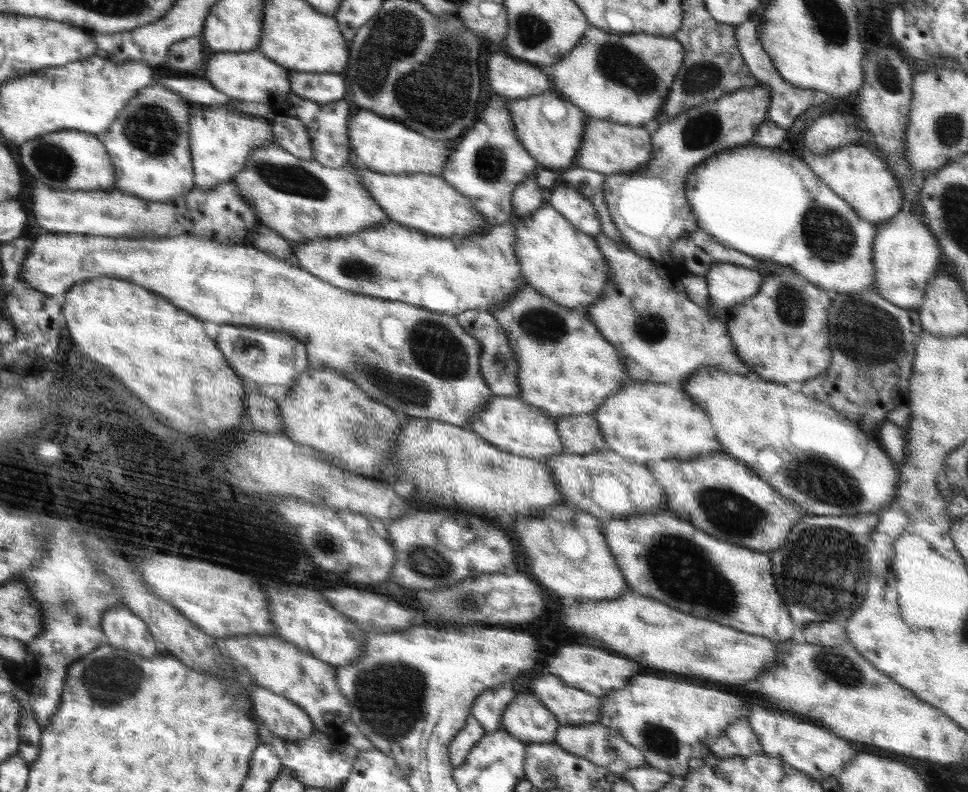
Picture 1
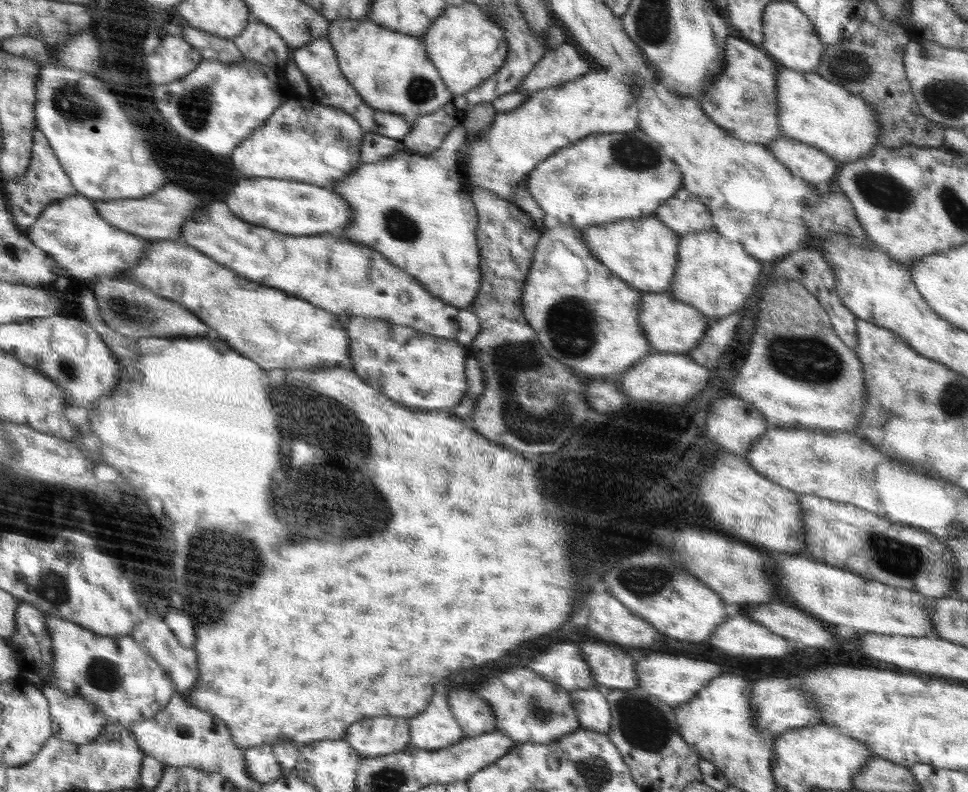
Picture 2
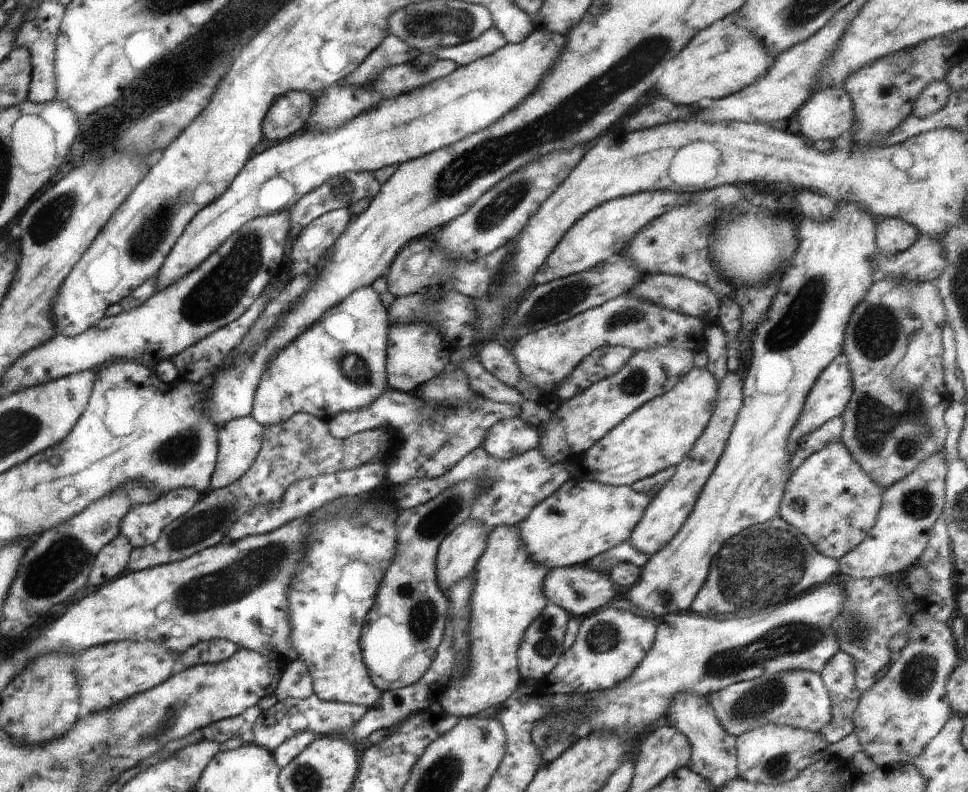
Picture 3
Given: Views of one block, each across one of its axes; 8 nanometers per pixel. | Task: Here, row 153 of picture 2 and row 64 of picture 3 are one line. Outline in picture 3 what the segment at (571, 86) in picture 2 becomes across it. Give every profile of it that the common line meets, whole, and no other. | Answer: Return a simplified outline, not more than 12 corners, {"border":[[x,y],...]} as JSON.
{"border":[[534,28],[328,134],[254,154],[155,276],[170,286],[246,222],[346,172],[488,128],[565,43]]}

